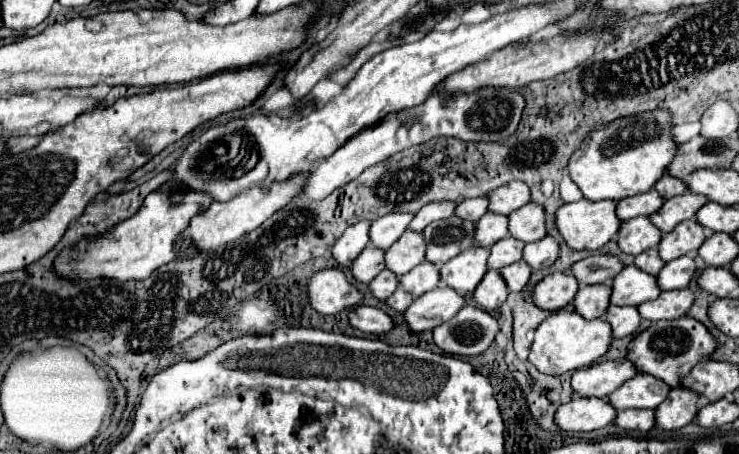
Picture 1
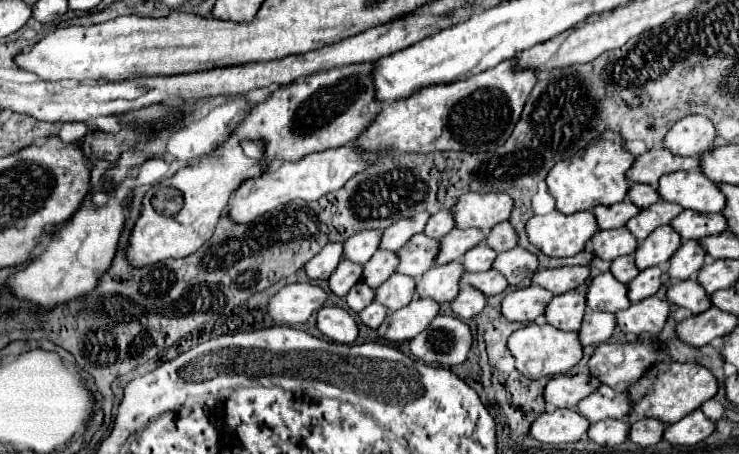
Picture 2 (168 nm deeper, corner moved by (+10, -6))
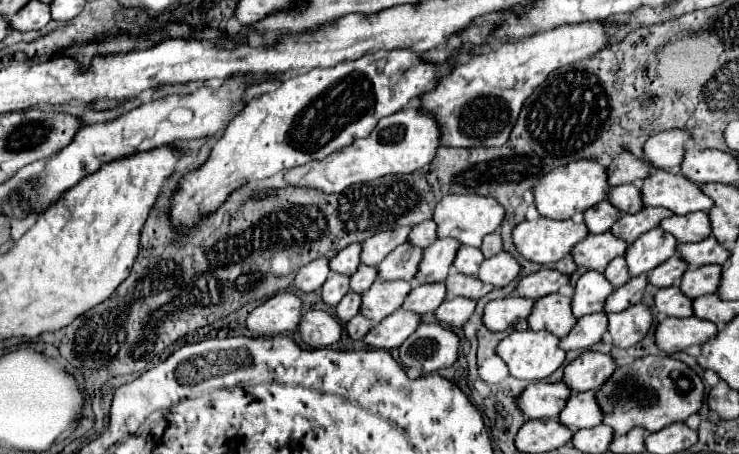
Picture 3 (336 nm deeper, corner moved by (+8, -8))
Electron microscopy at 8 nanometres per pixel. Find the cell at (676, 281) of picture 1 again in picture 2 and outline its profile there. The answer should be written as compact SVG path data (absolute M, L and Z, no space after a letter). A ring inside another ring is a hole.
M648 267L648 269L640 271L636 275L636 279L632 279L628 283L628 299L632 303L636 303L646 297L652 297L660 289L660 275L662 275L660 267Z

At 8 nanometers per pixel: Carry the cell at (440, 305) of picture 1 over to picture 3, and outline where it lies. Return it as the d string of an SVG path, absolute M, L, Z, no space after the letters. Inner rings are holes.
M398 309L392 315L384 317L378 325L370 329L364 337L364 343L378 349L394 349L400 347L420 325L420 315L410 313L406 309Z

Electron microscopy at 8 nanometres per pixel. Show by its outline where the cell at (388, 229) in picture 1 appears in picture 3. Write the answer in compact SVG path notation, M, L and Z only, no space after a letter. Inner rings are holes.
M360 243L348 245L346 249L342 249L342 253L338 253L336 257L330 259L330 269L338 271L342 275L356 273L358 265L360 265Z

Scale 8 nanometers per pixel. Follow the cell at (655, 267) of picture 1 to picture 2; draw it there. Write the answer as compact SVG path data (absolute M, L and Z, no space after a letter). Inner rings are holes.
M624 255L620 259L614 259L612 265L610 265L610 273L624 285L628 285L636 275L638 275L638 269L636 269L636 263L634 263L634 255Z

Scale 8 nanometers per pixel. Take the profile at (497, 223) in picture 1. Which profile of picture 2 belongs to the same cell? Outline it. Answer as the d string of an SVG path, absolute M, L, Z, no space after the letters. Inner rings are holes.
M452 229L440 239L440 249L434 263L446 265L450 261L462 261L464 251L468 251L468 247L476 247L476 243L482 243L484 239L486 235L476 229Z

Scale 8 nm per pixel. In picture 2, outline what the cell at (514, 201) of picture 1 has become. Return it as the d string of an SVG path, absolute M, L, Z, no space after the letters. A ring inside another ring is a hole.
M464 193L456 199L452 213L454 213L454 223L458 229L480 229L480 231L490 231L494 225L508 221L512 211L512 197L506 193Z

